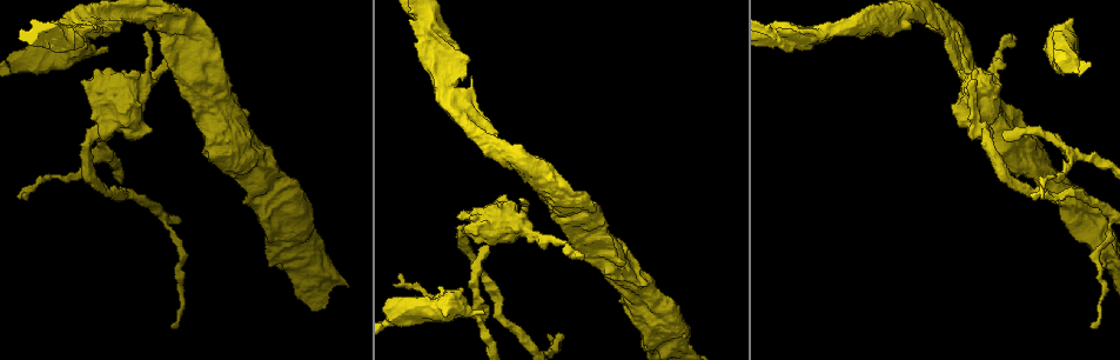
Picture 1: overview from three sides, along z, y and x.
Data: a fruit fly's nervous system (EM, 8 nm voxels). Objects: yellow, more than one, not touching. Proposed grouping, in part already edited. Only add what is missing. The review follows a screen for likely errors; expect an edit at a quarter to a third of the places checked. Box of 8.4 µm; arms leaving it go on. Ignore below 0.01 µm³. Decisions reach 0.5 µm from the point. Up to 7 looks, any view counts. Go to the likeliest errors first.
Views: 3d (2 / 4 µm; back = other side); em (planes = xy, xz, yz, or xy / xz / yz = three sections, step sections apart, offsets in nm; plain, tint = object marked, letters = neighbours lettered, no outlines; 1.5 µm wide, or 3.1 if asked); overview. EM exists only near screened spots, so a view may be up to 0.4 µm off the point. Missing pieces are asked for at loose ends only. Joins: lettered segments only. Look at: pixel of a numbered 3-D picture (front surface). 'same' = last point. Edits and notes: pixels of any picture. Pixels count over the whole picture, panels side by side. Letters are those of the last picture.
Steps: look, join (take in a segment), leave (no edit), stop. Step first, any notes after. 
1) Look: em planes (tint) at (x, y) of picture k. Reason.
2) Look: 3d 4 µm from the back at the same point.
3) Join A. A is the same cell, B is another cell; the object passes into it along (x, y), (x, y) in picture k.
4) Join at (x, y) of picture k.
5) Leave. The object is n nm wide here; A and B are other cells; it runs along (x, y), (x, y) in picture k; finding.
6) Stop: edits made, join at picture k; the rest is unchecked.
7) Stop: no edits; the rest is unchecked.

Look: 3d 2 µm at (107, 46) of picture 1.

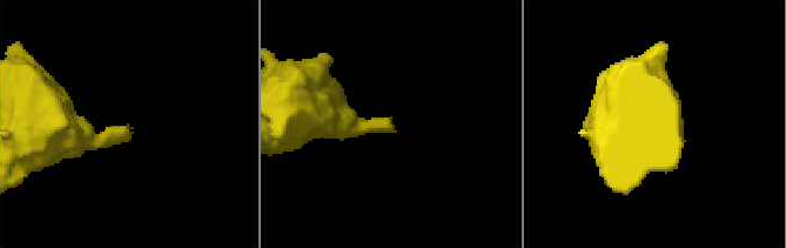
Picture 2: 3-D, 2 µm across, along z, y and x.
Look: em xy step 4 (letters) at (130, 128) of picture 2.

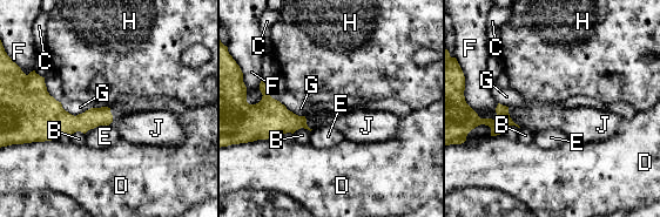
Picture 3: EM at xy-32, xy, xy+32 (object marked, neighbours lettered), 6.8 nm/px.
Look: em planes (letters) at the same point.

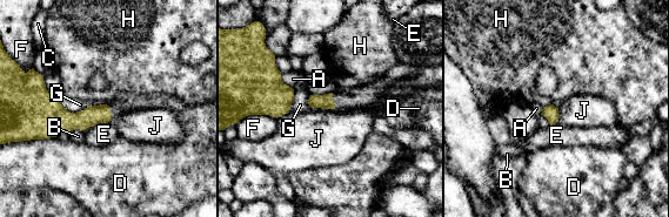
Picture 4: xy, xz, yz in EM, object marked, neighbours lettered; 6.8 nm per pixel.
Leave. A, B, C, D, E, F, G, H and J are other cells; a border runs along (59, 100), (73, 113), (108, 104) in picture 4; no lettered segment goes on from it.

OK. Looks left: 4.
Look: 3d 2 µm at (21, 193) of picture 1. An open end.

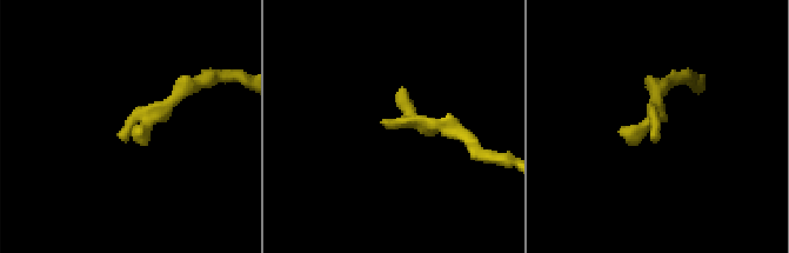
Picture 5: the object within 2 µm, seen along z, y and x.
Look: em planes (plain) at (623, 128) of picture 5.

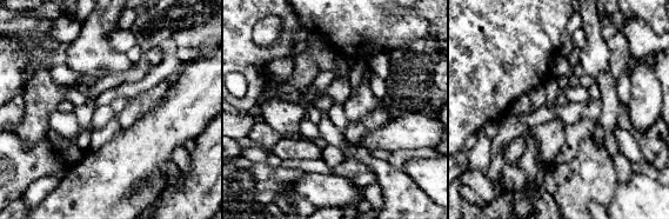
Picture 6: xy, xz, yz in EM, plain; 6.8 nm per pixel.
Look: em planes (letters) at the same point. See the neighbours.

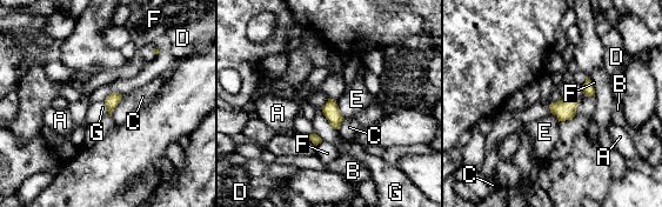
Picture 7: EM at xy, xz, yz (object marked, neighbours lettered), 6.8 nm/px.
Leave. A, B, C, D, E, F and G are other cells; a border runs along (335, 100), (339, 112), (343, 118) in picture 7; none of them fits.

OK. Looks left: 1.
Stop: no edits; the rest is unchecked.

